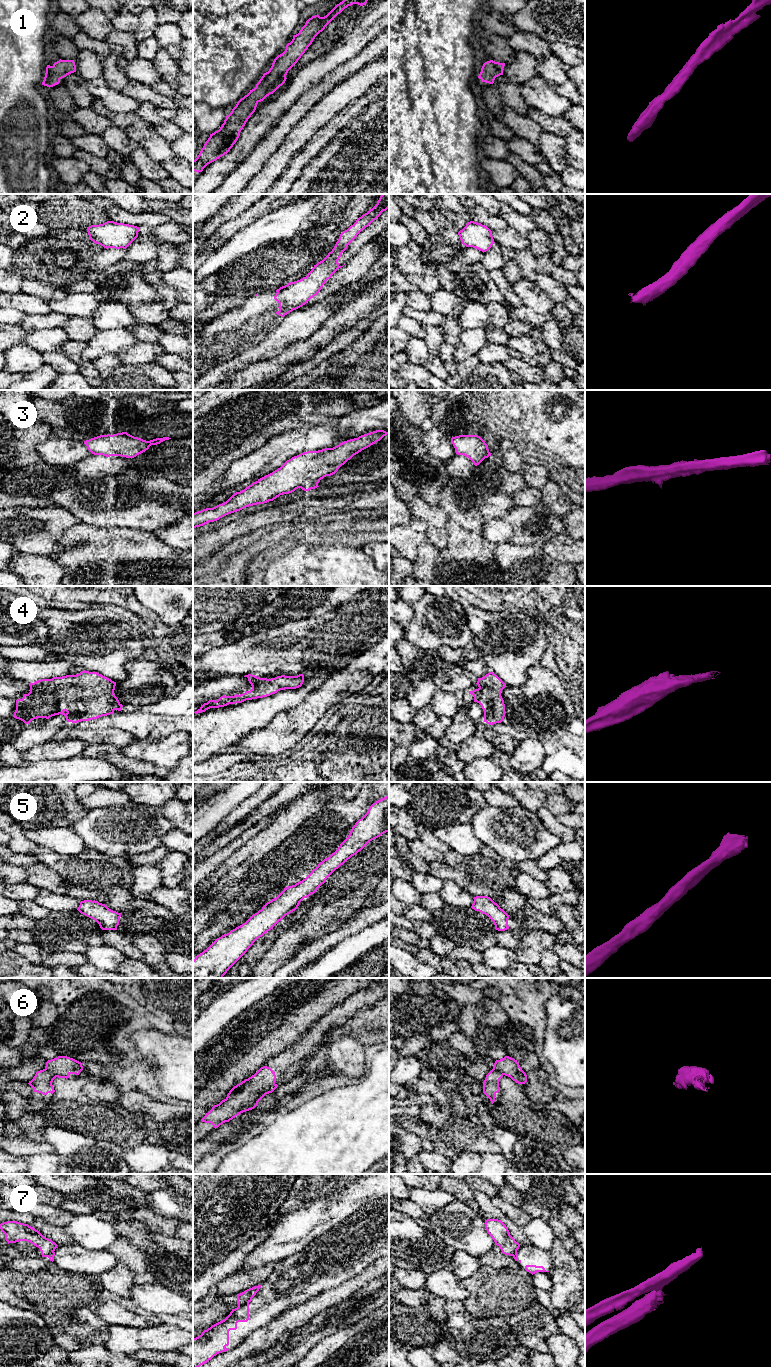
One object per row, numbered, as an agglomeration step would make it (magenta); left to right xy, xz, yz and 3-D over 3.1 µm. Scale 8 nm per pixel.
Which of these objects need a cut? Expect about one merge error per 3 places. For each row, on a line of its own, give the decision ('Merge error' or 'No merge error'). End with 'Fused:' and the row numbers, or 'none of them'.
1: No merge error
2: No merge error
3: No merge error
4: No merge error
5: No merge error
6: Merge error
7: Merge error
Fused: 6, 7

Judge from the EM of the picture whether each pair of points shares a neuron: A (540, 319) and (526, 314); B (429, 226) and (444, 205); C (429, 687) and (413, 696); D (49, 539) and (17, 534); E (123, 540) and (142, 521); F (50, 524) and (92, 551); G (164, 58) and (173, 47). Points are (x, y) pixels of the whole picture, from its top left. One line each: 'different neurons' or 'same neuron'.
A: same neuron
B: different neurons
C: same neuron
D: same neuron
E: different neurons
F: different neurons
G: different neurons

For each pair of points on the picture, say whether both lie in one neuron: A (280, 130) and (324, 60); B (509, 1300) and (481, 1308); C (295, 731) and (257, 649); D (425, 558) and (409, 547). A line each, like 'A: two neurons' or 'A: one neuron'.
A: two neurons
B: one neuron
C: two neurons
D: two neurons

